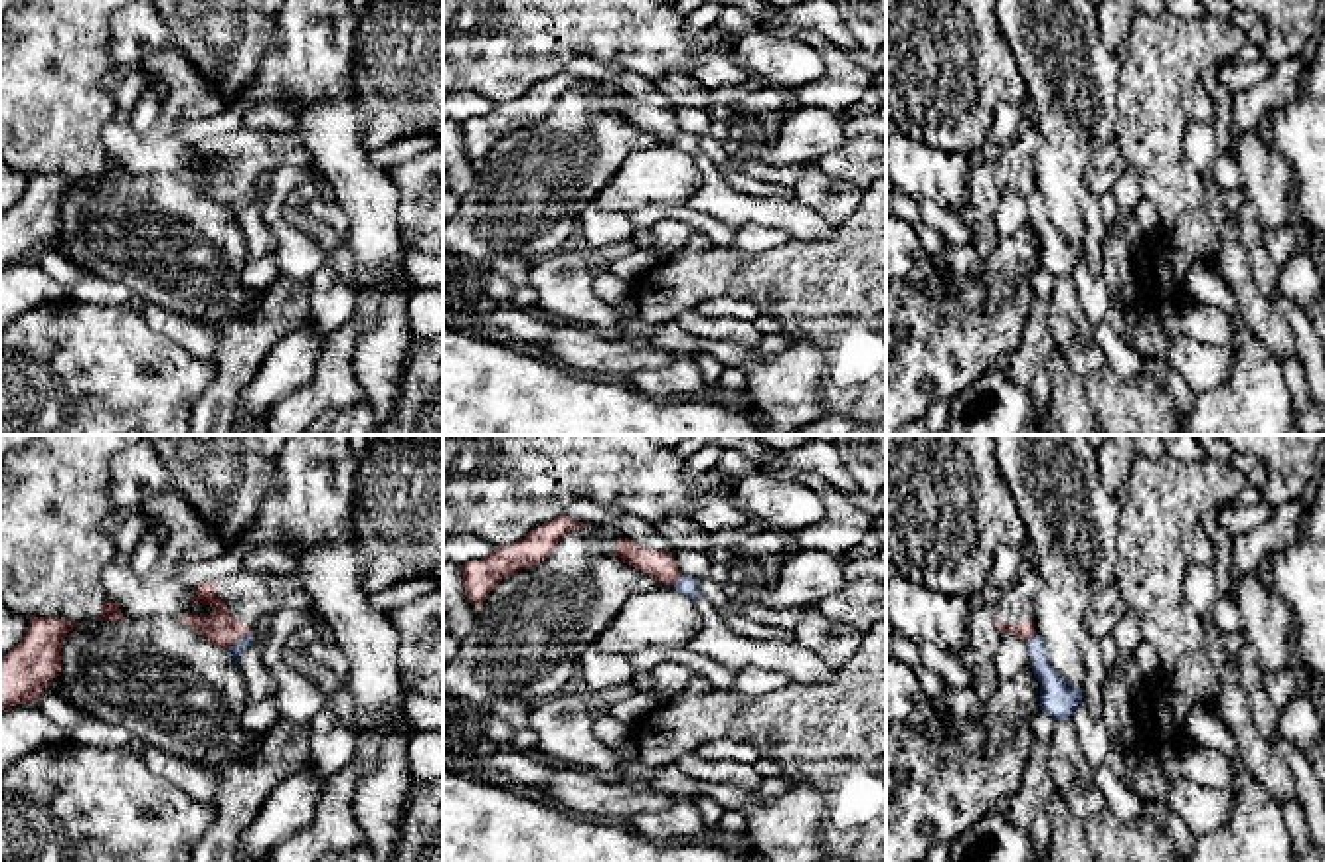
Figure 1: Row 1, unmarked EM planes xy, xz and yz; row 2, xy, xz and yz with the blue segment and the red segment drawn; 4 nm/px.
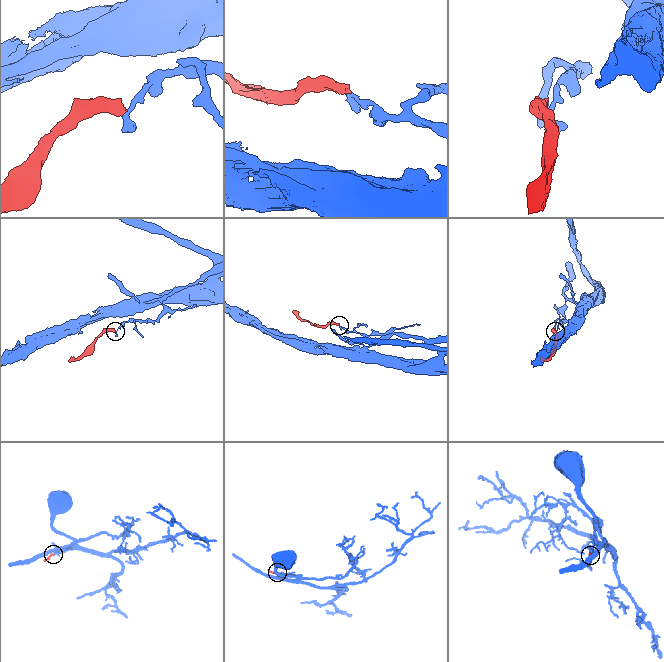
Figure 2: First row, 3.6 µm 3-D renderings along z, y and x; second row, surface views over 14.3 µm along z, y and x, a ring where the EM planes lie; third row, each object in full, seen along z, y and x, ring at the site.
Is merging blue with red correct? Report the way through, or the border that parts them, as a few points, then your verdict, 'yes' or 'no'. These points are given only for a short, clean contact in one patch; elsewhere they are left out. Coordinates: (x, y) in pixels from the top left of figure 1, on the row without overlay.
along xy (248, 188), (228, 204) | no

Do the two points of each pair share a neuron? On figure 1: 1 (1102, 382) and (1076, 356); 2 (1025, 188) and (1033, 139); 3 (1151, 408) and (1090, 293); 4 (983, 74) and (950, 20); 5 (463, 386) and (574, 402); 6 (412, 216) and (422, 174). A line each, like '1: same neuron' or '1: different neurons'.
1: same neuron
2: same neuron
3: different neurons
4: same neuron
5: same neuron
6: same neuron

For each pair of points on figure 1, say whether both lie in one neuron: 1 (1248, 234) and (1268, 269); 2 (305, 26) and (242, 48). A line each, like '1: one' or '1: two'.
1: one
2: two

